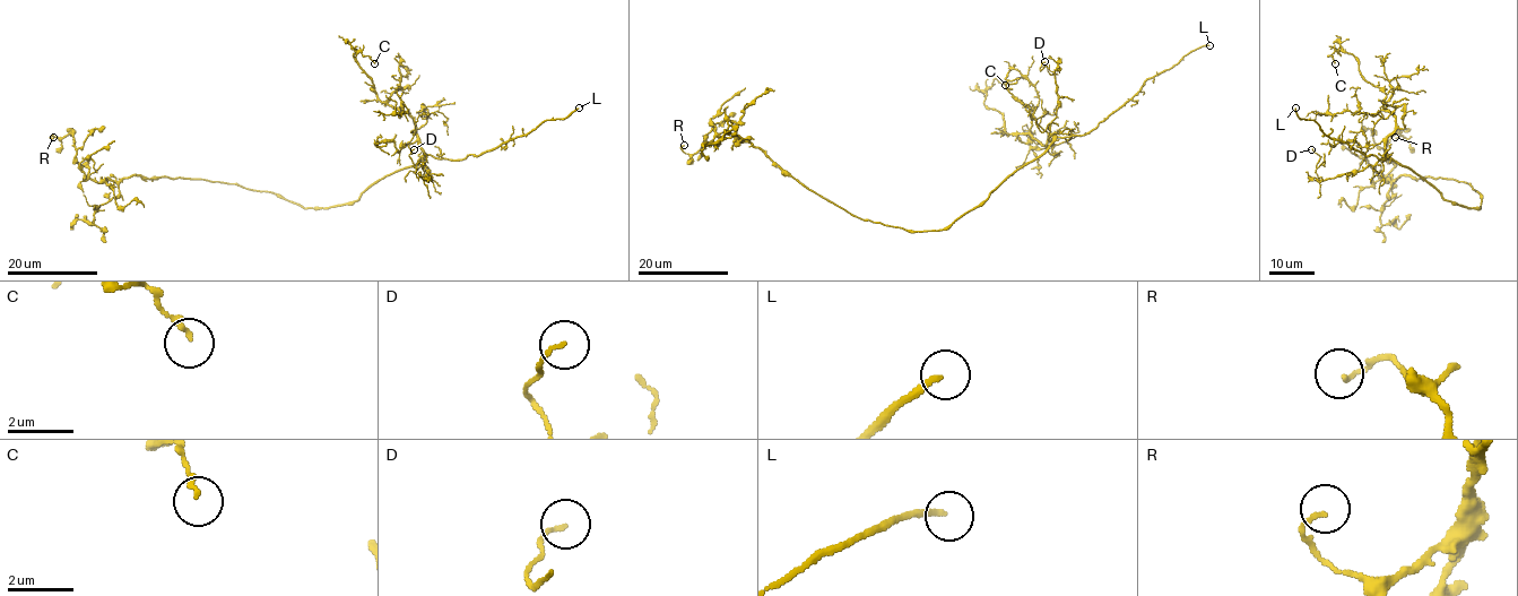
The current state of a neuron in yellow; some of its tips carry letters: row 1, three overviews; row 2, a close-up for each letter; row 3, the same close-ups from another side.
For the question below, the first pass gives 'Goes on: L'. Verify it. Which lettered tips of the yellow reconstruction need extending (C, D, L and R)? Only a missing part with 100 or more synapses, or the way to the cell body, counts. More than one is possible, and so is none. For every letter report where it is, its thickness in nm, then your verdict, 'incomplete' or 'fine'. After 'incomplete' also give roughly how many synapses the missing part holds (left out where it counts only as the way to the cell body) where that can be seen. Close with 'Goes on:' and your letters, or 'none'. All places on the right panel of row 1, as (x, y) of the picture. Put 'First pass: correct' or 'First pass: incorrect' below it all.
C: place (1335, 63); calibre 170 nm; fine
D: place (1311, 149); calibre 110 nm; fine
L: place (1295, 108); calibre 190 nm; incomplete
R: place (1395, 137); calibre 130 nm; fine
Goes on: L
First pass: correct

